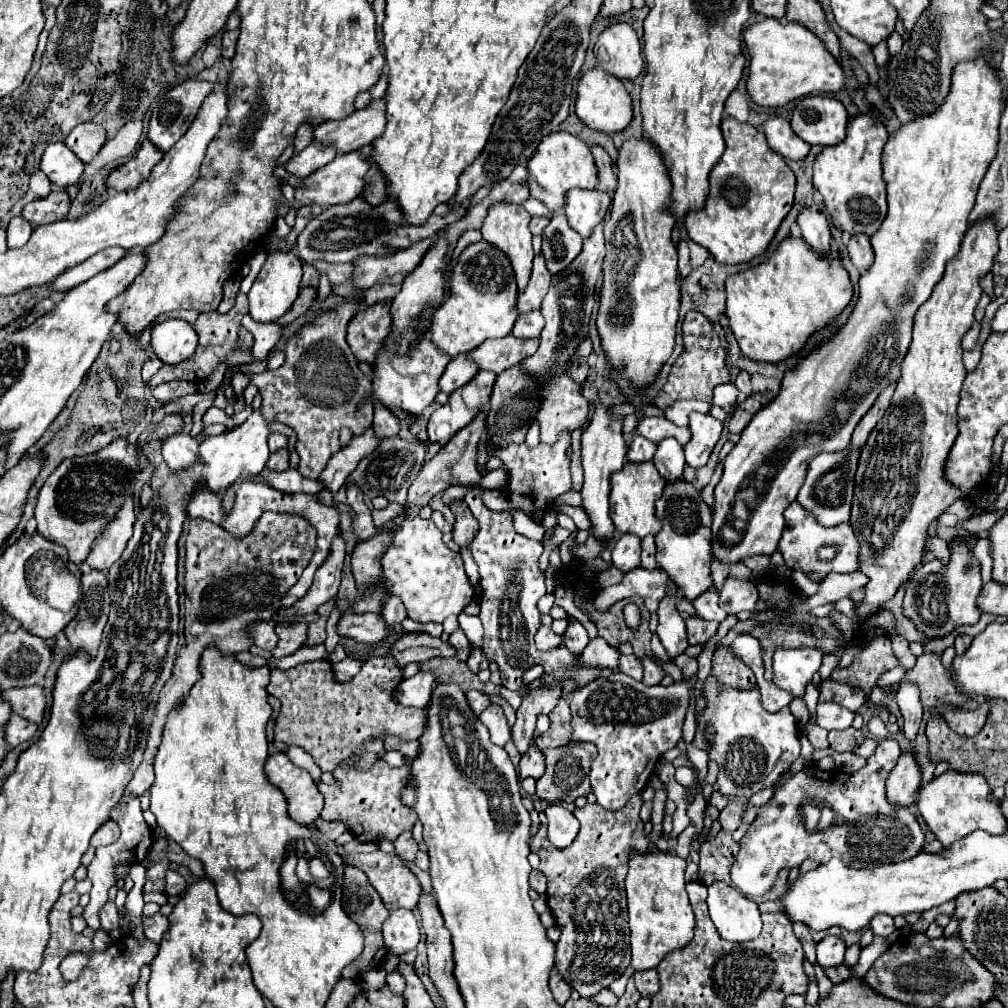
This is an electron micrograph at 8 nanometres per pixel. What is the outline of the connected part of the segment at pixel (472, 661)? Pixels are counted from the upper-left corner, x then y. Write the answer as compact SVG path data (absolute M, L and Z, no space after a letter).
M471 646L471 656L469 656L469 660L467 660L467 666L469 666L469 670L471 672L479 672L479 664L481 664L481 660L483 660L483 652L481 652L481 648L479 646Z

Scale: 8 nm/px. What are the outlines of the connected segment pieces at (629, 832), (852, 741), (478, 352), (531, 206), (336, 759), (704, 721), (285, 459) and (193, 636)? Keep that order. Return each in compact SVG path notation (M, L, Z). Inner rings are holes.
M635 794L621 810L605 810L599 804L575 808L573 814L581 822L573 846L563 850L547 840L545 814L539 812L541 826L531 842L531 850L541 858L539 870L547 878L547 904L561 928L561 938L555 944L555 968L563 980L571 984L581 998L589 998L603 988L609 988L631 962L631 946L627 932L627 900L625 876L631 852L643 852L649 840L639 820L641 796Z
M845 728L845 730L831 730L829 732L829 746L837 752L851 752L863 742L863 732L855 728Z
M505 336L505 338L497 338L497 340L487 340L483 342L479 348L475 348L469 356L483 368L489 372L503 372L511 366L517 366L523 358L531 356L537 352L539 346L539 338L531 338L531 340L521 340L515 336Z
M529 198L525 204L523 204L523 208L531 214L531 216L553 216L553 212L549 212L549 210L545 210L545 206L543 204L539 204L539 200L535 200L535 198Z
M391 656L369 658L365 668L349 684L333 680L331 664L323 661L297 664L289 670L271 668L269 694L281 700L275 740L301 746L311 754L321 772L333 772L341 760L357 754L357 766L369 768L379 756L361 748L363 742L381 738L383 732L403 740L417 740L425 728L425 712L395 702L393 690L401 682L401 670Z
M709 676L705 682L705 698L707 708L697 720L699 724L693 744L705 750L709 758L717 762L717 784L721 794L751 798L755 792L773 786L777 778L781 778L789 770L791 762L799 756L799 730L789 708L767 712L761 706L761 696L757 688L751 692L723 688L715 680L715 676ZM707 724L715 728L713 744L709 744L705 738Z
M281 448L277 452L271 452L269 462L267 462L267 468L269 470L275 470L275 472L287 470L289 468L289 452L287 452L287 448Z
M265 512L251 536L247 534L245 538L233 538L229 532L223 532L219 524L203 518L191 520L185 558L185 644L177 652L173 676L159 692L155 714L149 726L147 750L119 804L127 800L127 796L143 796L151 788L155 780L153 758L161 742L161 728L169 712L183 702L187 690L191 690L199 680L199 660L203 650L207 646L215 646L225 654L249 650L253 642L245 632L247 626L255 620L271 620L275 616L283 594L307 568L315 552L315 536L315 528L309 526L305 518L293 514Z

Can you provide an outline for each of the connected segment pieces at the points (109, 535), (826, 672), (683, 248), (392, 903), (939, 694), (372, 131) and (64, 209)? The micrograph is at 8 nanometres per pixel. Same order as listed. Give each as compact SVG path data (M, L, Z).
M125 500L123 508L115 514L115 520L111 520L111 524L103 528L103 532L99 532L99 540L95 540L95 544L91 546L85 562L95 570L109 570L109 566L119 560L129 538L133 536L133 522L133 500Z
M841 648L839 652L829 654L829 656L825 656L825 658L823 658L823 664L821 664L821 668L819 668L819 674L821 674L821 678L823 678L823 680L827 680L827 678L831 676L831 672L835 670L835 664L839 662L841 654L843 654L843 648Z
M679 240L679 246L677 246L677 252L679 252L679 278L685 280L689 274L691 274L691 264L689 264L689 248L687 248L687 240Z
M375 850L369 854L351 854L345 860L367 874L387 910L413 910L417 906L421 896L419 880L395 854Z
M925 654L919 658L913 670L909 670L903 680L915 684L921 690L921 704L925 708L939 704L961 706L967 696L955 692L951 680L947 680L947 670L941 666L941 658L935 654Z
M373 100L367 108L335 122L323 122L313 128L313 142L331 144L337 152L353 152L369 146L385 130L385 100Z
M65 190L59 192L51 192L45 198L33 200L23 208L23 218L31 224L53 224L59 220L67 218L71 206L71 198Z

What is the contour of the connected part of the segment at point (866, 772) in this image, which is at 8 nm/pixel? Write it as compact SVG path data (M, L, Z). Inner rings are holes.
M887 738L879 742L873 756L869 756L867 760L867 766L861 768L859 772L853 774L845 774L841 770L823 772L817 766L809 766L799 774L793 776L785 774L779 780L773 798L765 806L761 806L755 822L749 826L747 834L741 840L741 850L735 858L735 866L731 868L733 884L745 896L761 896L773 886L779 870L801 866L801 862L807 858L813 858L821 864L829 862L831 858L841 858L847 866L869 868L879 864L903 862L915 856L923 848L925 840L919 822L915 820L909 808L895 808L885 798L885 780L889 772L895 768L899 754L901 754L899 744L893 738Z

